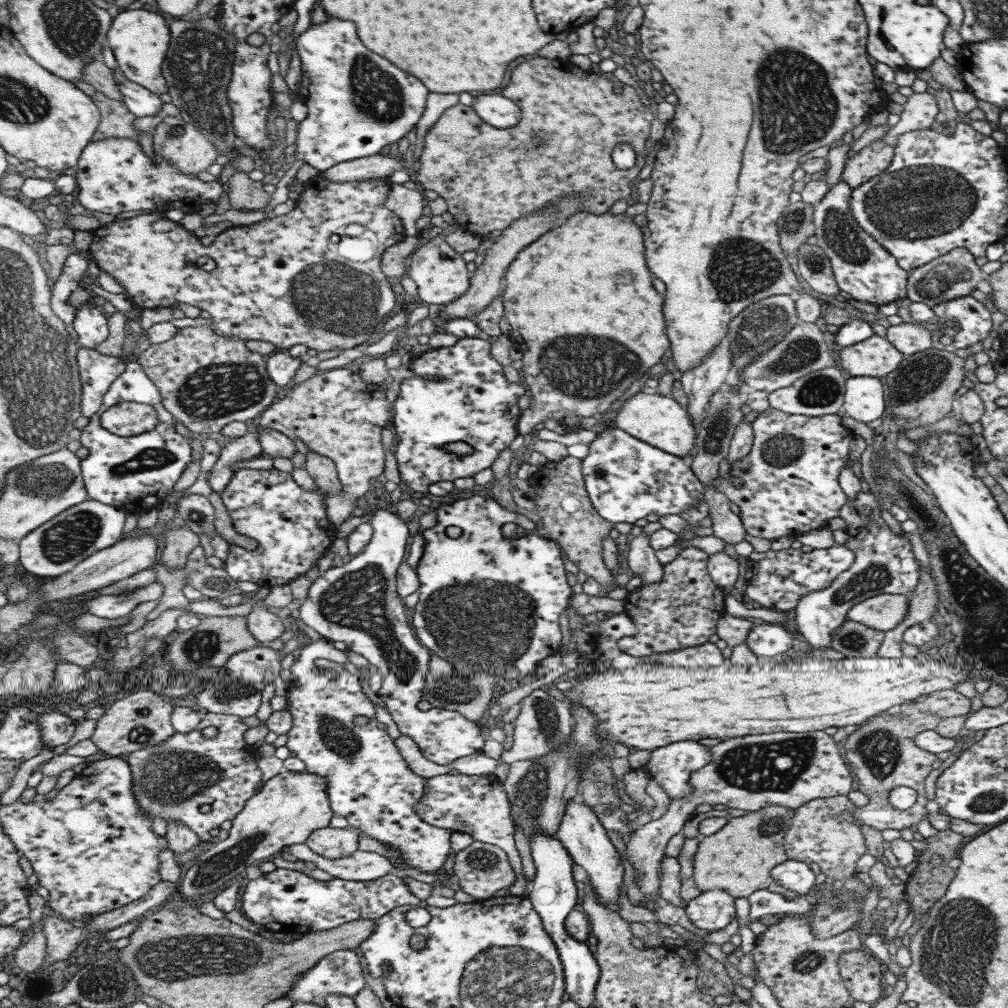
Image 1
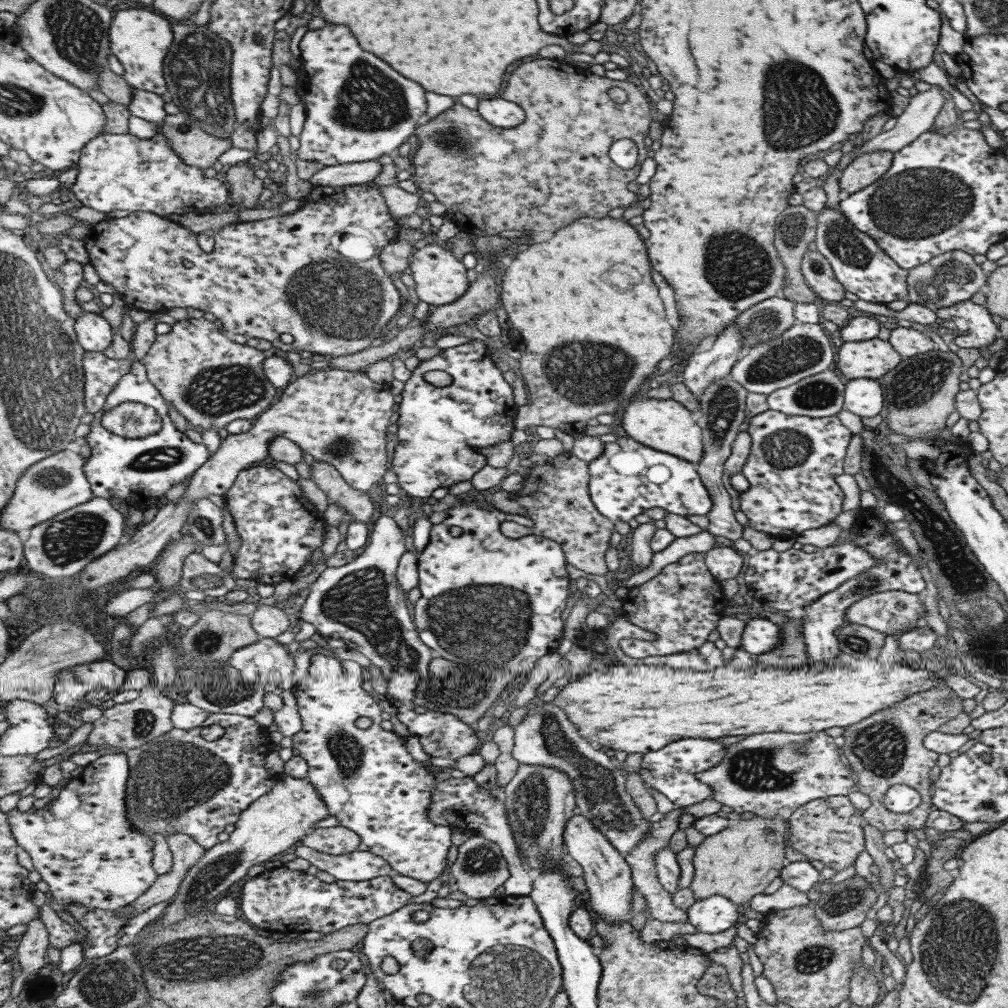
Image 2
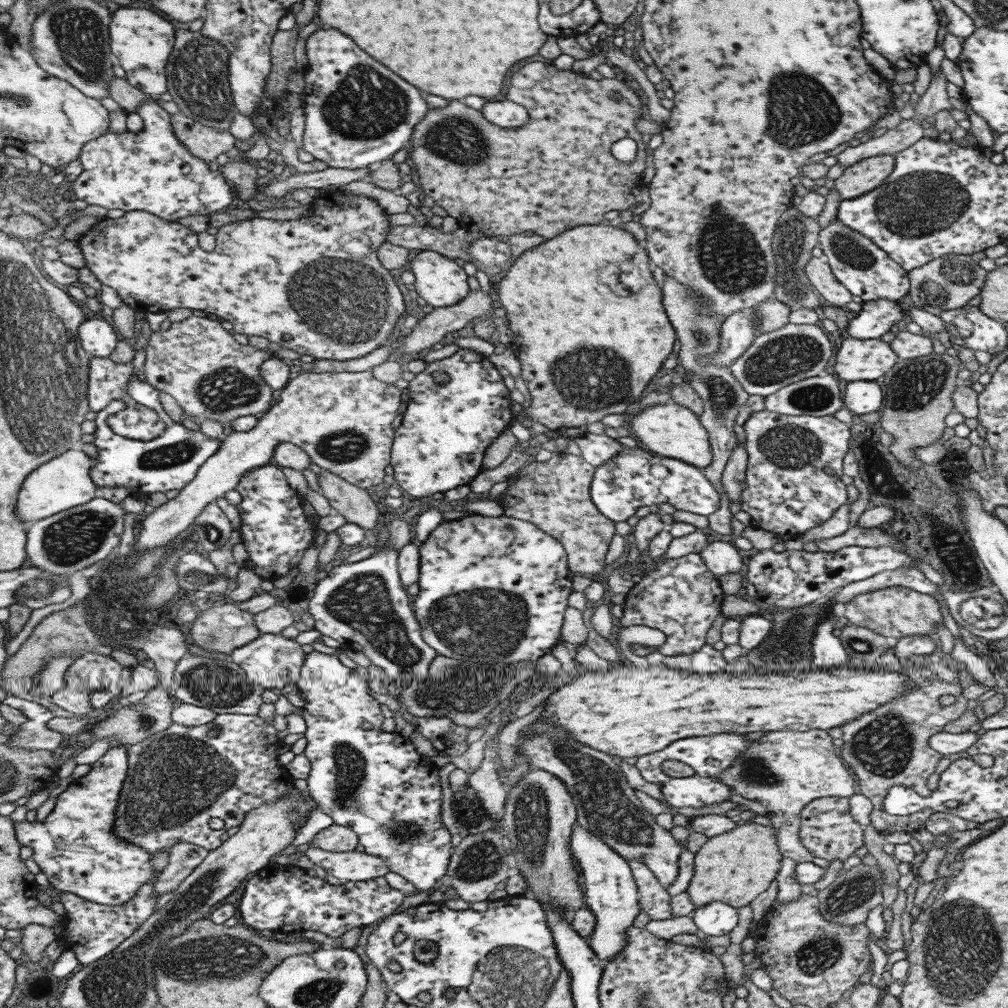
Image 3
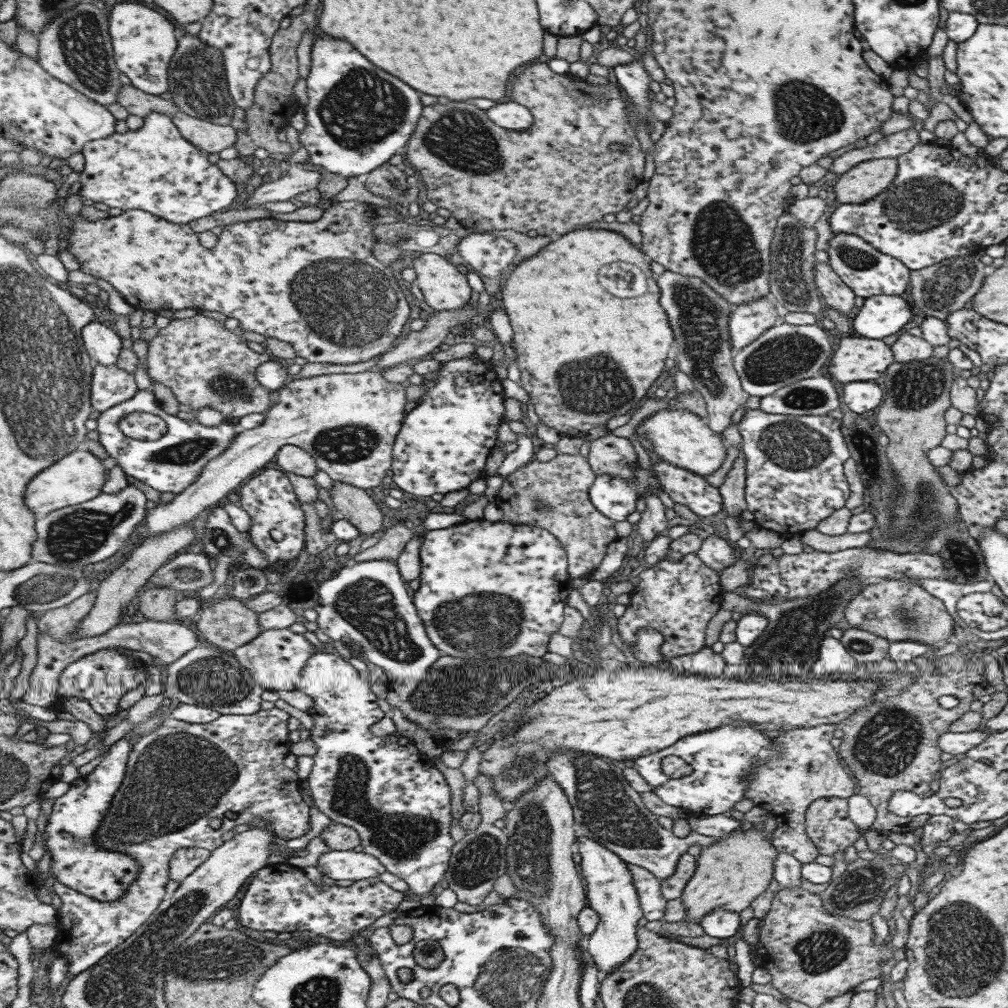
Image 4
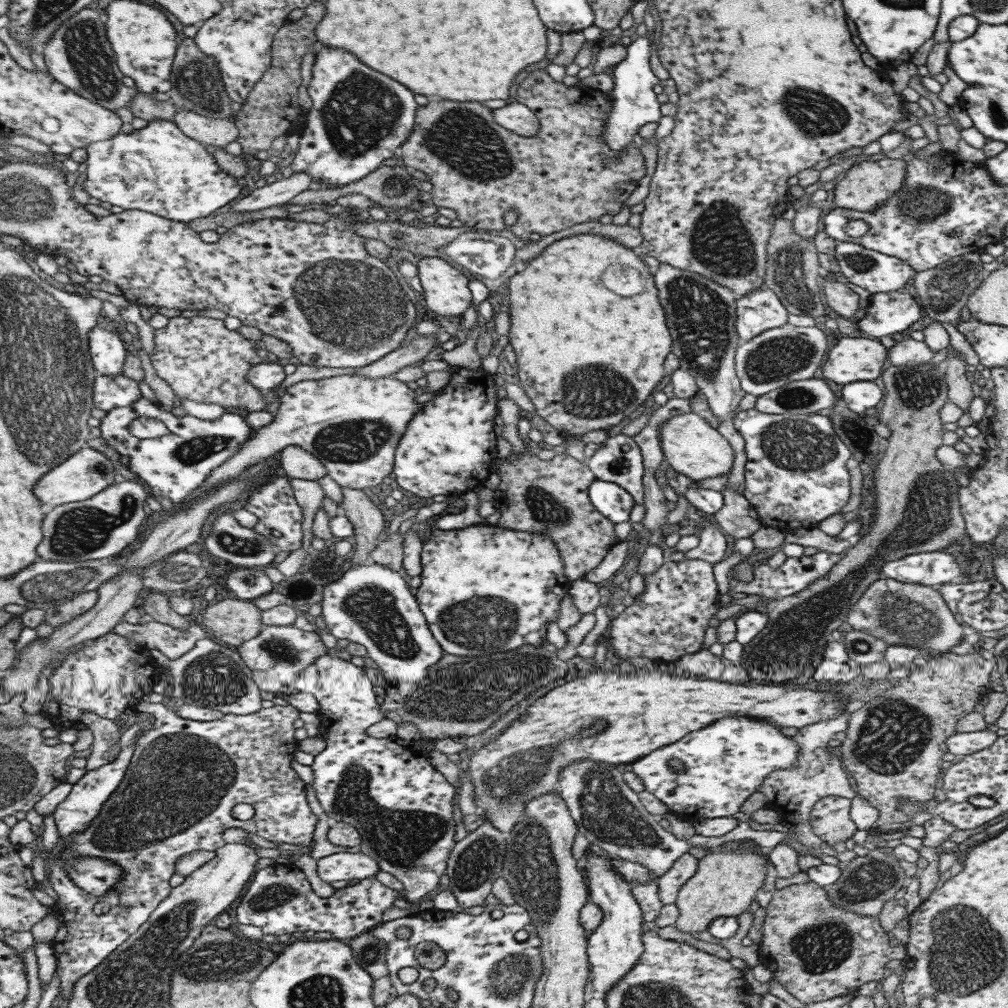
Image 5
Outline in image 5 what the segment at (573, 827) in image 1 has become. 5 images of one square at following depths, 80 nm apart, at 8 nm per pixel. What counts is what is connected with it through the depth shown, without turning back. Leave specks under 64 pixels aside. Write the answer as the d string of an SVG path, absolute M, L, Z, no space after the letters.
M589 844L590 851L587 852L583 875L587 882L588 900L594 902L602 912L601 922L586 936L586 958L588 967L590 968L590 982L593 990L605 994L612 984L621 978L637 962L639 955L643 952L643 944L641 943L641 923L642 912L633 898L628 882L616 871L612 862L608 859L610 855L605 852L598 851Z

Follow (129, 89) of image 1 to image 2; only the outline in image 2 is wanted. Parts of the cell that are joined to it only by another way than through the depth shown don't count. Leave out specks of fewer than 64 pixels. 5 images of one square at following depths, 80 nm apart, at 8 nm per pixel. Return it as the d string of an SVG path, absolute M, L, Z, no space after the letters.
M133 89L127 106L129 114L154 122L157 131L149 139L137 138L127 134L101 134L92 138L80 150L76 163L76 182L70 186L75 200L83 207L101 213L115 210L149 212L166 219L168 215L194 213L204 208L225 208L228 188L220 176L203 177L202 170L187 166L166 143L160 124L167 116L163 111L165 97L152 92Z

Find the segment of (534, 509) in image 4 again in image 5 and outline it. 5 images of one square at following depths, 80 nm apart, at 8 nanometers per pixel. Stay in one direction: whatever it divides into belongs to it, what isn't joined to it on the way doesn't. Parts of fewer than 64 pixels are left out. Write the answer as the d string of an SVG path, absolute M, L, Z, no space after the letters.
M507 397L498 399L495 405L503 421L501 436L513 447L508 457L499 460L499 469L495 471L500 478L492 495L492 503L497 512L500 512L500 518L496 525L549 536L563 561L564 575L570 581L581 579L586 571L595 568L607 551L619 541L614 533L614 524L598 513L589 502L588 486L595 478L587 469L586 464L581 464L572 456L561 452L556 453L551 460L546 462L531 455L528 444L524 444L518 435L517 423L520 417L520 407Z

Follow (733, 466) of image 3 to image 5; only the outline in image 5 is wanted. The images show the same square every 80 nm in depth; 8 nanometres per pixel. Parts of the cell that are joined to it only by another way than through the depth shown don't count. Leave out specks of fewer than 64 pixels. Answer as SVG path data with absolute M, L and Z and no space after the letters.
M723 487L722 505L714 516L714 522L730 541L747 538L753 534L761 524L749 517L750 504L747 499L731 487Z

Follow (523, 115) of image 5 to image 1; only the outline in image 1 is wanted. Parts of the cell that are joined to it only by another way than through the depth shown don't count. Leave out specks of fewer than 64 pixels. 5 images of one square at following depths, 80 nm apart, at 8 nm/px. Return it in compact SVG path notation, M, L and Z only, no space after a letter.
M499 94L475 96L470 107L483 122L498 129L509 128L521 118L519 107Z

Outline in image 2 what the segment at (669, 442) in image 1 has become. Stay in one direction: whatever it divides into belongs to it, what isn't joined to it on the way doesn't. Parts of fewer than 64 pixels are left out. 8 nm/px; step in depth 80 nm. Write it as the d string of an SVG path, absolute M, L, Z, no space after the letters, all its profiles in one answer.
M635 397L630 402L625 402L623 414L621 414L620 431L625 432L626 436L643 446L666 452L693 464L699 462L703 454L701 429L691 419L690 410L671 399Z

